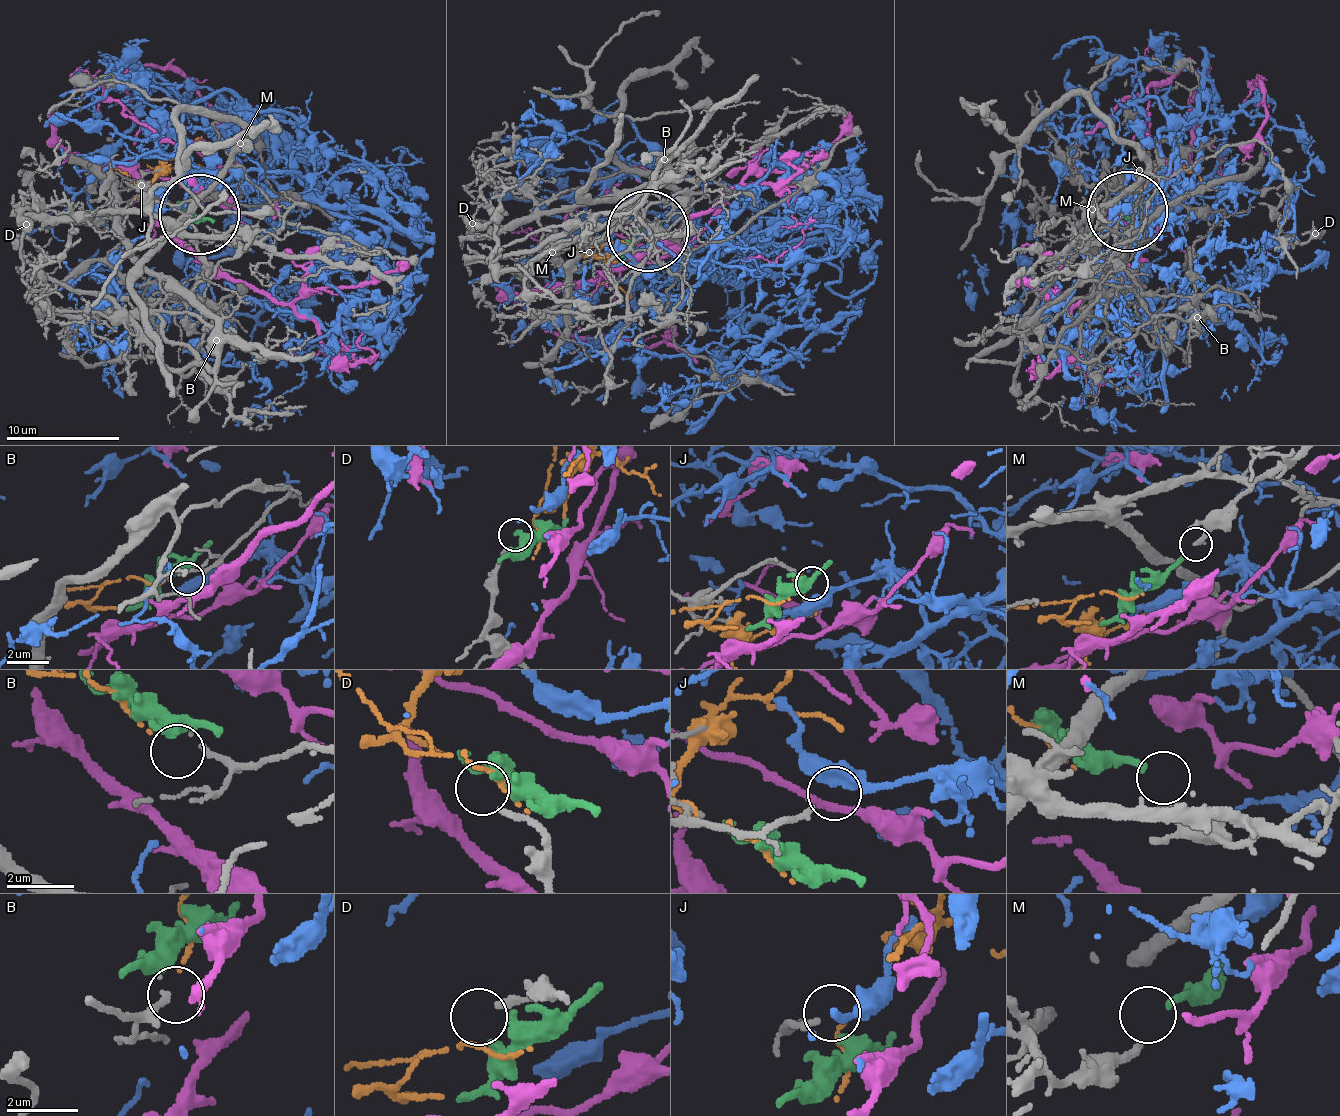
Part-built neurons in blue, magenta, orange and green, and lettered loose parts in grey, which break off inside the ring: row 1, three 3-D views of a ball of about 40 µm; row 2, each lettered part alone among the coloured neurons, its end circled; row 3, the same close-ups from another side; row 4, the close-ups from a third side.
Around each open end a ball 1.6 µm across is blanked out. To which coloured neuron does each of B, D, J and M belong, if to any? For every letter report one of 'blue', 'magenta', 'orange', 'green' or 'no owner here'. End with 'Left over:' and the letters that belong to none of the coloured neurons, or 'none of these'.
B: orange
D: no owner here
J: blue
M: green
Left over: D

